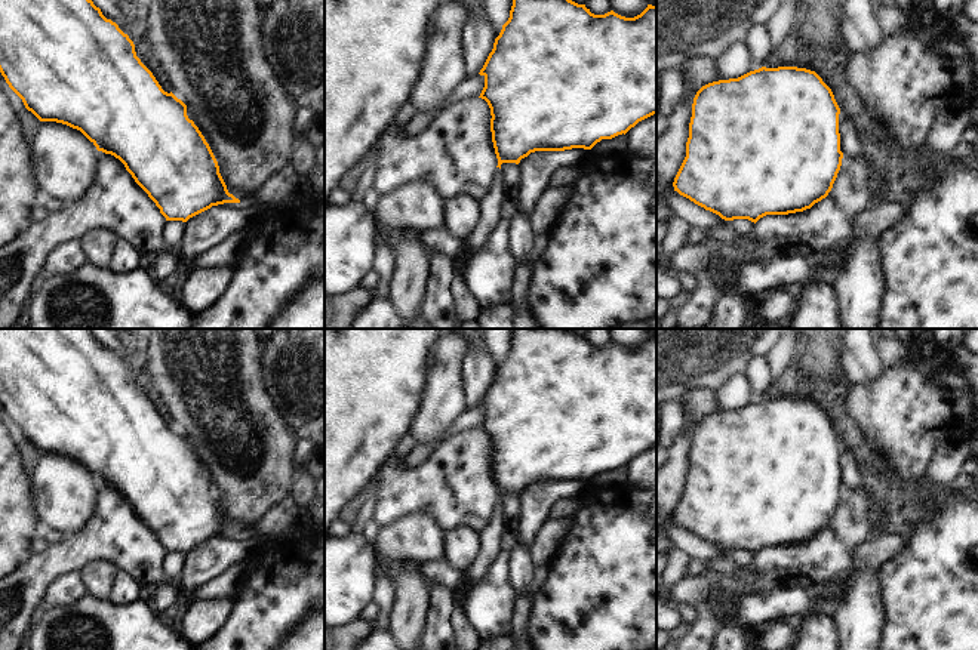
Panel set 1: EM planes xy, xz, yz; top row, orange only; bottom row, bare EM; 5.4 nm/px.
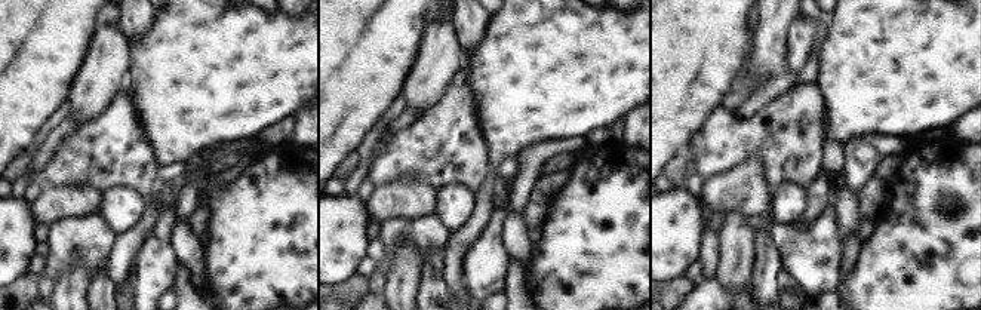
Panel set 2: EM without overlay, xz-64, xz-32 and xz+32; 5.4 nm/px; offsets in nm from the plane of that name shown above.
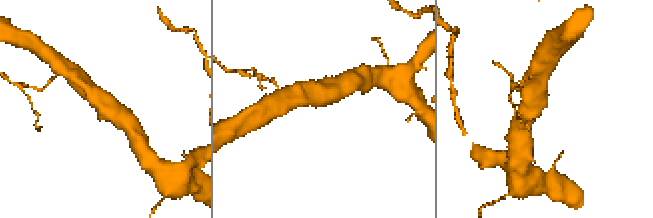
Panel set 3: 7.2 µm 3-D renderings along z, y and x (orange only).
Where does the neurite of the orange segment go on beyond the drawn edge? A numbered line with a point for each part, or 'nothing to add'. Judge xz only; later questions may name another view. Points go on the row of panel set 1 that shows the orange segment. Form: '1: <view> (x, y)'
1: xz (492, 206)

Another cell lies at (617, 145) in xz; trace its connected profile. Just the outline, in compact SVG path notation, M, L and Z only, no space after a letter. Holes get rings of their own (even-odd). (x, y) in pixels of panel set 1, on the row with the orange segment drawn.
M618 135L612 139L602 139L597 142L590 151L593 157L611 157L611 155L621 155L624 157L627 154L628 141L627 136Z

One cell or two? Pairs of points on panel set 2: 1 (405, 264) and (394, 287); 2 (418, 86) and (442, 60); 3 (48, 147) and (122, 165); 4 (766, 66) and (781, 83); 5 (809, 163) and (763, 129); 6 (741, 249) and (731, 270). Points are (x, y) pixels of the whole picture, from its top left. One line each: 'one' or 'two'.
1: one
2: one
3: two
4: two
5: one
6: one

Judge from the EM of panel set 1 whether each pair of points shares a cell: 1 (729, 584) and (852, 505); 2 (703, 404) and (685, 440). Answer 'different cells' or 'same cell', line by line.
1: same cell
2: same cell

